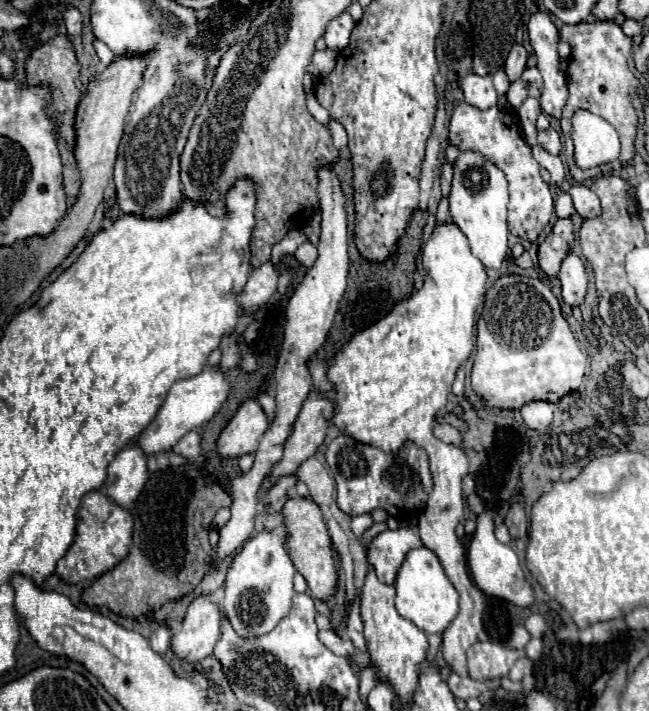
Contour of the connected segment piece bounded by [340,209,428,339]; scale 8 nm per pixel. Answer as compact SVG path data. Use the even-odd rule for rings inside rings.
M416 209L412 213L412 219L408 223L406 233L400 237L396 251L390 259L380 261L380 263L372 263L368 259L364 259L358 249L354 247L352 239L350 239L350 271L348 271L348 291L344 295L344 299L340 301L342 313L344 315L344 325L346 325L346 337L350 339L356 331L376 323L378 319L382 319L386 313L390 313L390 309L412 295L412 275L416 271L416 255L420 253L420 237L422 237L422 227L426 223L428 213L424 209Z

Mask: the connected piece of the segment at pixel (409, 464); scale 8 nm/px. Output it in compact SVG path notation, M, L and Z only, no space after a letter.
M340 433L326 449L326 463L336 481L338 507L348 515L362 515L380 507L388 509L396 519L414 519L424 511L434 487L428 469L428 455L414 443L404 445L398 455L386 455L376 447L358 443L346 433Z

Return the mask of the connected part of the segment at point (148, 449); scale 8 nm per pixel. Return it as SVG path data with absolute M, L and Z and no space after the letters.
M208 367L194 377L176 381L172 385L172 389L168 391L168 397L166 397L164 405L160 407L158 415L136 437L136 443L140 443L140 447L144 447L144 455L148 455L148 457L158 455L158 453L168 453L178 443L178 439L182 439L190 429L206 425L218 413L218 409L224 405L226 397L228 397L228 381L226 381L224 371L220 371L216 367Z

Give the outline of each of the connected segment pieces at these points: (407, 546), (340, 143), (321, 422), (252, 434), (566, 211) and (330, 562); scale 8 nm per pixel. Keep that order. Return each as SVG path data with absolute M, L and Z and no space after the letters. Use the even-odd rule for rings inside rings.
M402 527L396 531L382 531L368 549L368 563L374 567L376 575L384 583L394 583L400 565L404 563L412 547L420 547L422 539L416 529Z
M336 121L330 123L330 131L332 131L332 139L334 139L334 147L338 151L342 151L346 147L346 131L342 125L338 125Z
M314 391L308 395L308 399L304 401L304 405L302 405L302 409L300 409L300 413L298 413L298 417L296 417L296 421L292 425L292 433L288 435L288 439L284 443L284 457L282 457L282 461L278 461L278 463L272 465L270 475L262 483L262 489L270 489L276 483L276 479L282 477L282 475L292 475L308 457L312 457L316 453L316 449L322 445L322 441L326 437L328 417L332 413L334 413L334 403L328 397L318 395Z
M248 399L240 405L236 415L222 429L216 441L216 451L222 457L240 457L246 453L254 453L266 429L268 419L262 407L258 405L258 401Z
M560 193L558 195L558 199L554 201L554 209L556 209L556 215L558 217L570 217L576 211L568 193Z
M288 499L282 507L282 513L286 517L286 527L288 527L286 547L290 551L290 557L298 573L302 573L304 579L308 581L308 589L312 597L320 601L328 601L330 597L334 597L338 589L338 563L334 557L328 527L324 523L320 507L310 499Z

